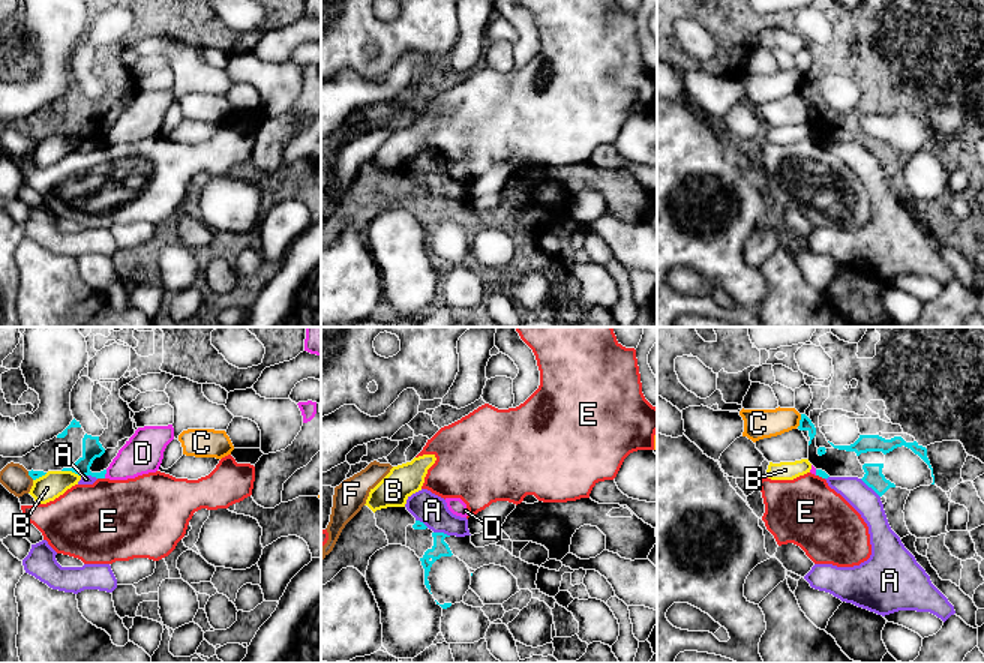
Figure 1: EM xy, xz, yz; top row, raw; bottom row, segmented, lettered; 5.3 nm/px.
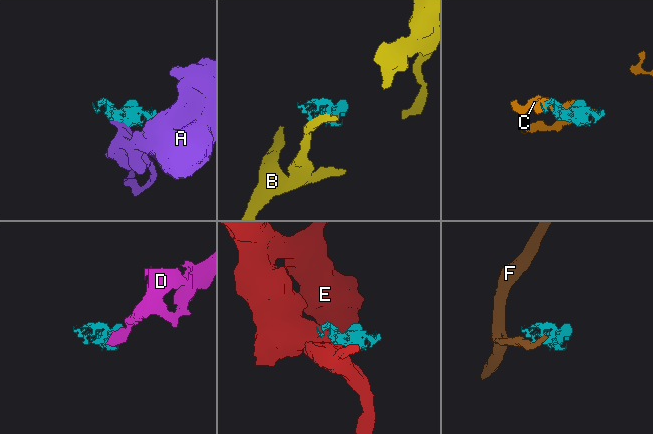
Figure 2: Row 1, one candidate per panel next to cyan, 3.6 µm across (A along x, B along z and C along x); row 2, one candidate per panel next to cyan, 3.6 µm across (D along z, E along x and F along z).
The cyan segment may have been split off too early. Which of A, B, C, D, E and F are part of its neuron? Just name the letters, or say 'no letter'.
no letter

